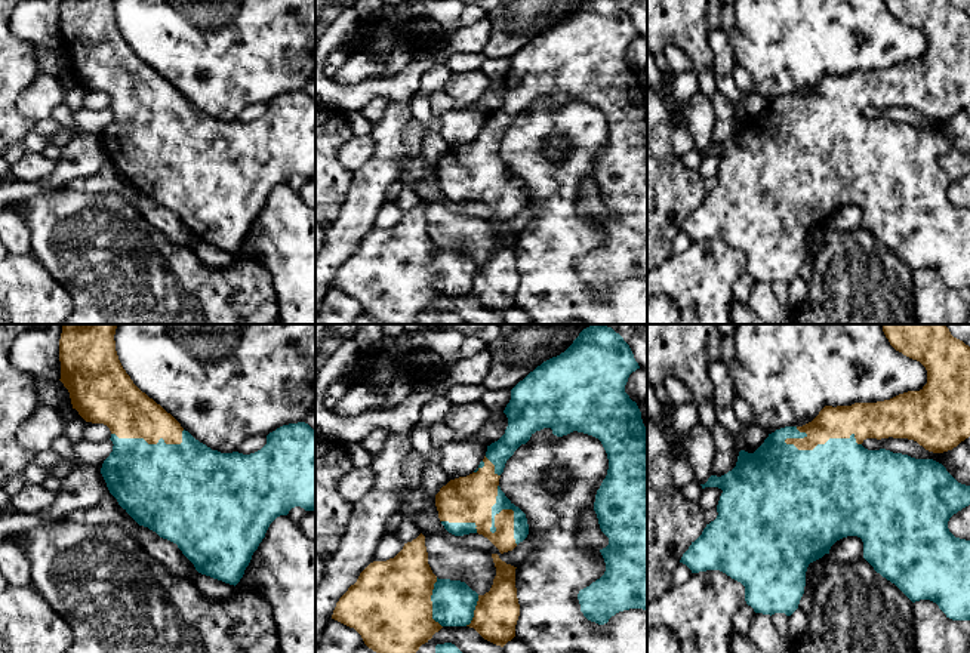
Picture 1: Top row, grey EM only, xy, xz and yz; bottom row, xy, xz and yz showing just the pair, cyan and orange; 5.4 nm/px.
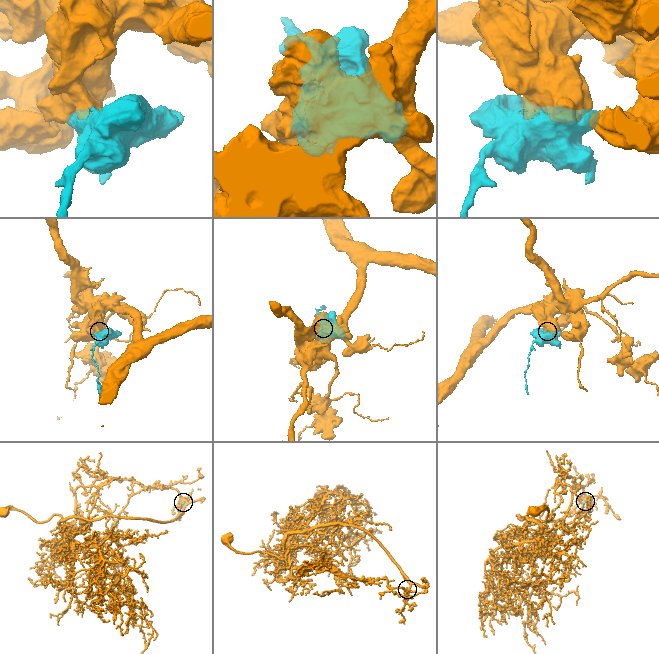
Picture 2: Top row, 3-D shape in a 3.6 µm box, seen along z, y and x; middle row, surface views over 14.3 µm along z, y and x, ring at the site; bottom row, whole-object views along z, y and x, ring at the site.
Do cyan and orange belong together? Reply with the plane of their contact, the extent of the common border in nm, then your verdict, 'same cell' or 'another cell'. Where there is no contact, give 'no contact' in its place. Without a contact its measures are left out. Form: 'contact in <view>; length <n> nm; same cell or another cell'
contact in yz; length 420 nm; same cell

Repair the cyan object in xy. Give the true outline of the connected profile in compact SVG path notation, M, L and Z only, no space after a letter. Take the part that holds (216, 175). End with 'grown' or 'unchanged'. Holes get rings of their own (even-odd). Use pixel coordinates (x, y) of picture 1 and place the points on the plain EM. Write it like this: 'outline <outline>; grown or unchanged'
outline M62 0L59 7L59 30L61 30L61 50L70 61L73 77L92 92L104 92L111 99L113 120L104 129L101 142L107 151L110 161L117 167L118 173L139 192L155 200L160 206L167 207L178 213L182 222L194 232L195 238L201 243L222 249L230 253L237 253L249 234L253 221L265 206L270 192L280 184L287 184L295 175L305 179L315 179L315 98L305 90L289 92L277 96L267 104L267 113L250 123L238 120L221 121L212 118L206 113L195 108L181 92L167 81L160 73L142 61L123 37L116 19L116 0Z; grown

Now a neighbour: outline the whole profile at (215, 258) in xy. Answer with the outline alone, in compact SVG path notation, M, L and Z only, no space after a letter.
M198 243L195 252L200 261L212 269L224 271L234 265L237 255L213 247L206 243Z

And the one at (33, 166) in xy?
M25 151L22 158L10 166L9 178L21 182L43 179L53 173L56 161L43 153Z

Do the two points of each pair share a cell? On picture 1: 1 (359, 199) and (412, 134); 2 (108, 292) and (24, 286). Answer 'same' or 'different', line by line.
1: different
2: different

